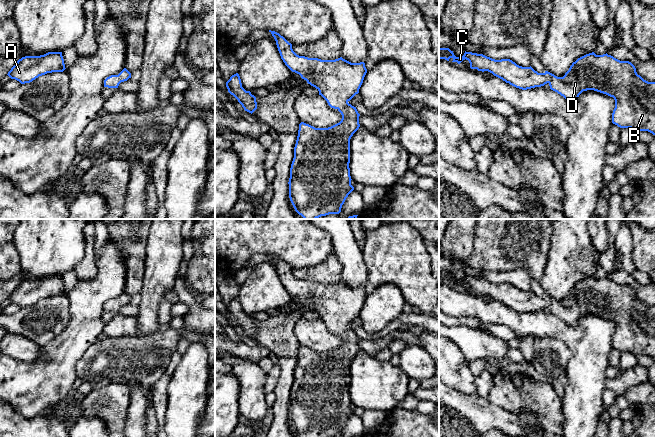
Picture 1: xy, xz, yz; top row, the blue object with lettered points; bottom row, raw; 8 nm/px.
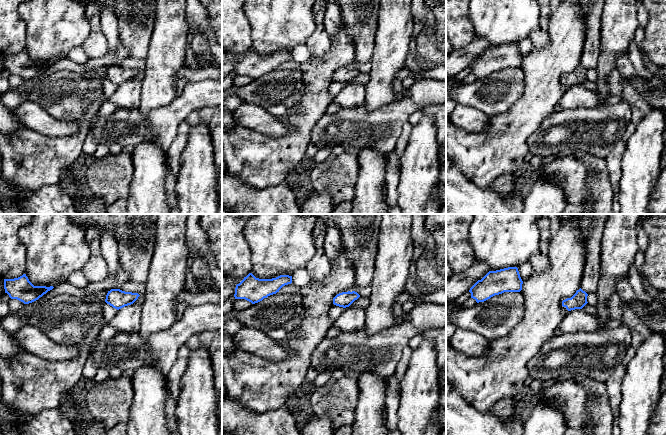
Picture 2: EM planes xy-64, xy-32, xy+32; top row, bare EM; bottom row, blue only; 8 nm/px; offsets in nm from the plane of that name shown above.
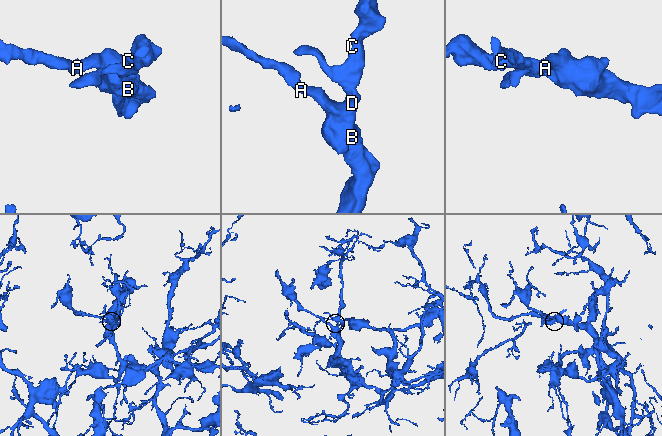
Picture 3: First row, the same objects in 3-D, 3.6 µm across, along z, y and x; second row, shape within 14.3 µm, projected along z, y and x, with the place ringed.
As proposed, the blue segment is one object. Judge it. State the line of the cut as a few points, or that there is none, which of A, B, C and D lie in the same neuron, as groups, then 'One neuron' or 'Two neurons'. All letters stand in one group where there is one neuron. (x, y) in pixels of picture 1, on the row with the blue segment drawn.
No split. Groups: A B C D. One neuron

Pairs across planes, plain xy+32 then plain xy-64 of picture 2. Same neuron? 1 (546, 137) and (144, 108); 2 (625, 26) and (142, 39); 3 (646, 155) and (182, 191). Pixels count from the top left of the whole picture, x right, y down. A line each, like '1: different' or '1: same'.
1: different
2: different
3: same

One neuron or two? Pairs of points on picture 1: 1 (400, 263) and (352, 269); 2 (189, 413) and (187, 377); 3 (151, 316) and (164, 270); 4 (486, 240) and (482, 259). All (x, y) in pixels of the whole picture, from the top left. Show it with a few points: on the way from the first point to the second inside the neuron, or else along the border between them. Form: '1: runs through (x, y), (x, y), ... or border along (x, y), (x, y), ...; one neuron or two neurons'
1: border along (362, 251), (367, 270), (367, 280), (364, 285); two neurons
2: runs through (187, 404), (187, 386); one neuron
3: runs through (151, 305), (153, 286), (157, 281); one neuron
4: runs through (486, 245), (486, 254); one neuron

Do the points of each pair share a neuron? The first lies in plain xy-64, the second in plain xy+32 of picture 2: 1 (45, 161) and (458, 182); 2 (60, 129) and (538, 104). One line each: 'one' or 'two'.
1: two
2: two

